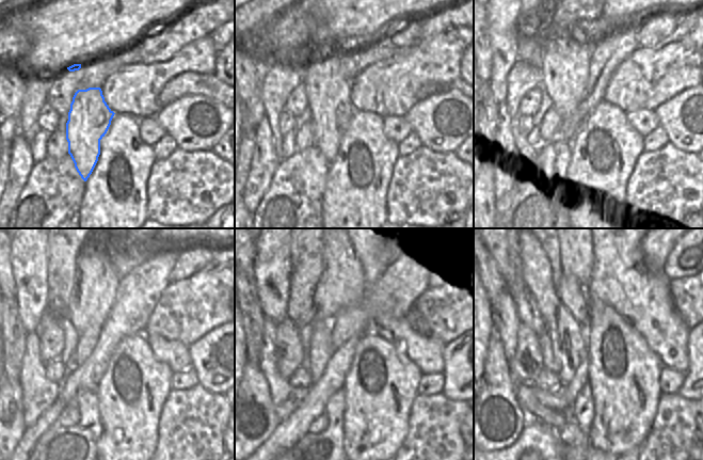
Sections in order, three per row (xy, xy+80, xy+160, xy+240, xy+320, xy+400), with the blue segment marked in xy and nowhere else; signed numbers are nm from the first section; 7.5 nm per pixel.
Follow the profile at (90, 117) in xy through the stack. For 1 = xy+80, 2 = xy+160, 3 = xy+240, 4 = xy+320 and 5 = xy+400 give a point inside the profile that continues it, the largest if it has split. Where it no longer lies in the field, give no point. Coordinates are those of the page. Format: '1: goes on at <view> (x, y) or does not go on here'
1: goes on at xy+80 (328, 90)
2: goes on at xy+160 (564, 70)
3: goes on at xy+240 (96, 280)
4: goes on at xy+320 (341, 284)
5: goes on at xy+400 (577, 258)

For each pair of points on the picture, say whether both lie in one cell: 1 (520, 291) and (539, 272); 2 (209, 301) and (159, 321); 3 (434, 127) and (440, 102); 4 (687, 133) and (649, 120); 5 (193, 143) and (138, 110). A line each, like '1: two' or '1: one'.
1: two
2: one
3: one
4: two
5: two

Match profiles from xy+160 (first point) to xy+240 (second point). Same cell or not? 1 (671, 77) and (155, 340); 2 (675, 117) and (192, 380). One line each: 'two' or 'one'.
1: two
2: two

